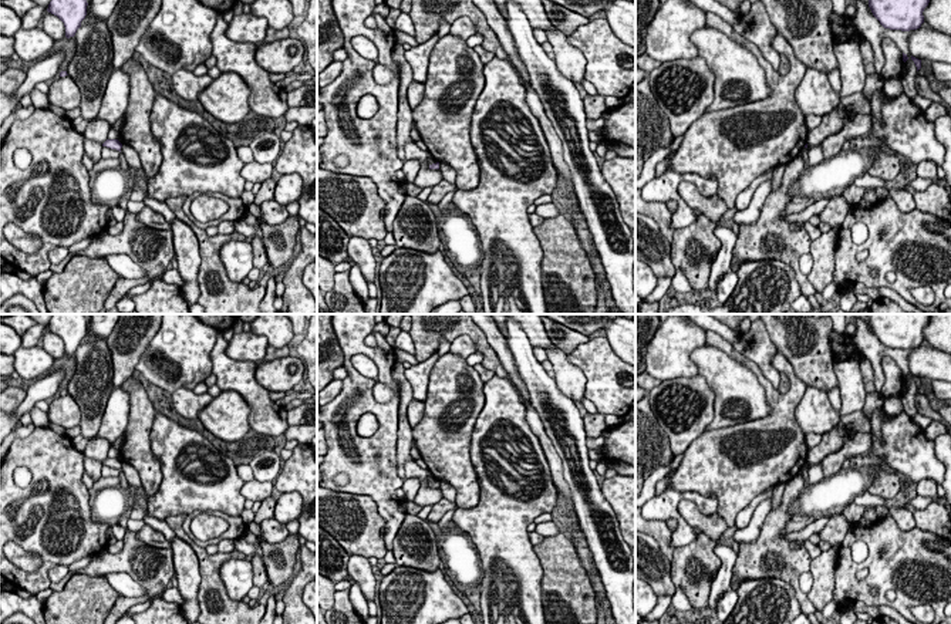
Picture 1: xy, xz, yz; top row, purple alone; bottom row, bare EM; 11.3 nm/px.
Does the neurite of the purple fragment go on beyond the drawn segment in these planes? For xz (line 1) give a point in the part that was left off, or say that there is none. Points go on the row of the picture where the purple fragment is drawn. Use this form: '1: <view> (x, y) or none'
1: none

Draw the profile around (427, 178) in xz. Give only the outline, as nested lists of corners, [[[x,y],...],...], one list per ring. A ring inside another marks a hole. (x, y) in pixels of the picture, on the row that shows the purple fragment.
[[[428,152],[428,159],[424,163],[421,163],[419,172],[414,181],[415,186],[419,186],[422,189],[432,188],[444,179],[439,169],[429,168],[432,163],[436,163],[436,161]]]

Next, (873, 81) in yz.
[[[879,74],[866,75],[866,84],[861,94],[864,98],[870,98],[871,94],[879,88],[883,88],[883,85],[884,85],[884,80],[881,78],[881,75]]]

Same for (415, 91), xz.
[[[412,81],[408,87],[408,104],[411,109],[415,109],[424,98],[425,85],[417,81]]]

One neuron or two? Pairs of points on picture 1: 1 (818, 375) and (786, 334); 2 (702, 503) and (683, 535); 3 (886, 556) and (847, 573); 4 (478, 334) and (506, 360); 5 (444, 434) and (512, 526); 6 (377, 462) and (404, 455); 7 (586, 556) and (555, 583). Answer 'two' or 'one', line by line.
1: one
2: one
3: one
4: two
5: two
6: two
7: two

